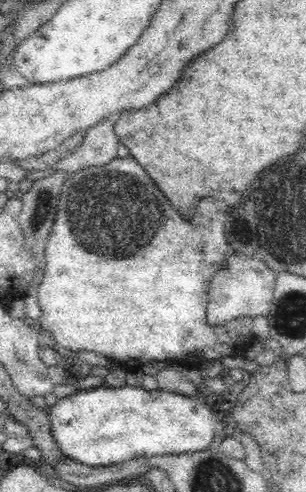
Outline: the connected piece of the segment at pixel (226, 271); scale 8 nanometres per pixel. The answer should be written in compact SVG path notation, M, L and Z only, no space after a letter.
M230 256L226 267L215 277L210 286L210 304L208 304L207 321L210 325L220 324L234 317L266 317L273 307L275 273L260 258Z

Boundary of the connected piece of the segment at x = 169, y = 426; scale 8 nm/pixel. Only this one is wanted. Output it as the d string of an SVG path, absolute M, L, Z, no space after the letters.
M130 385L78 390L47 411L51 437L59 454L86 466L110 466L136 456L208 449L218 424L212 401Z

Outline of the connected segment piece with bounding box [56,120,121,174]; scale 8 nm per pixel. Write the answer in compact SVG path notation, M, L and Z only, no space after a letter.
M101 120L90 127L88 136L76 152L57 163L56 168L64 173L75 173L90 166L104 166L118 156L120 137L112 120Z

